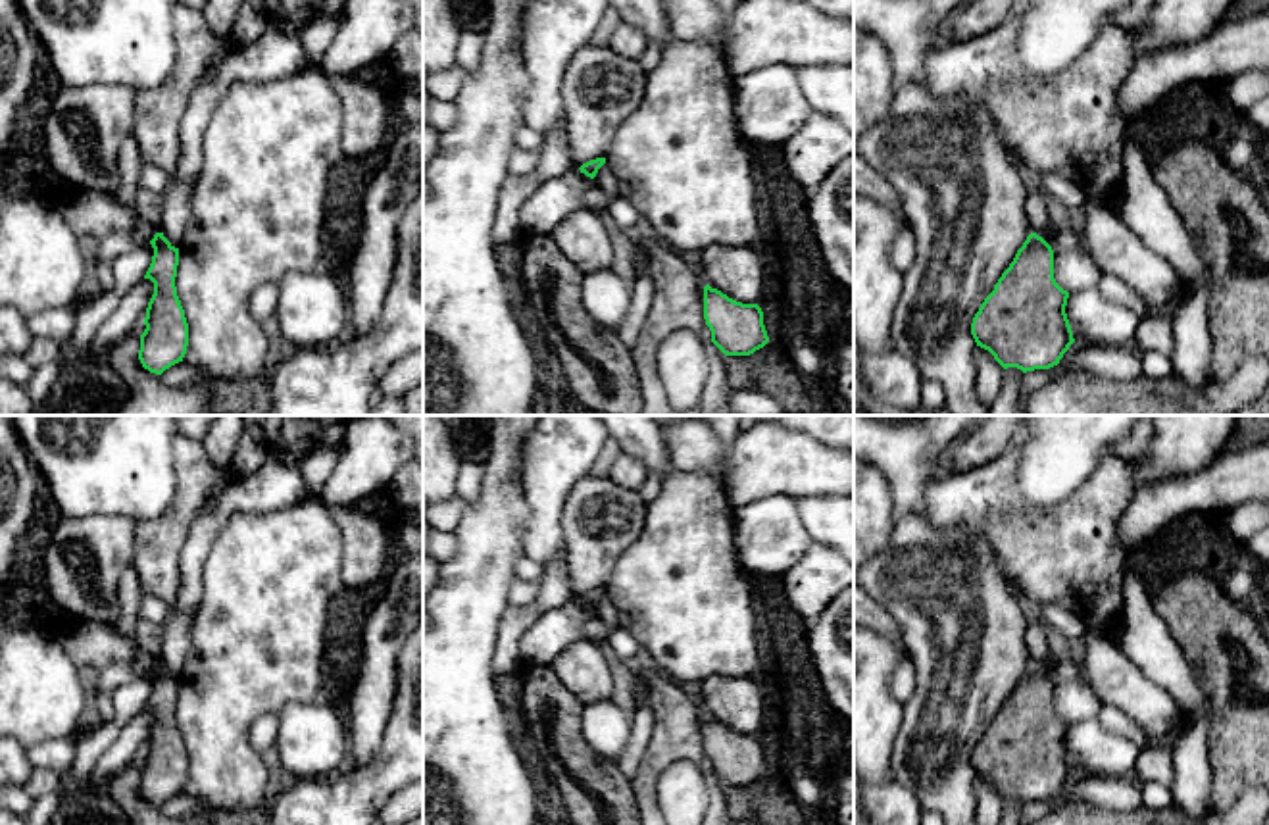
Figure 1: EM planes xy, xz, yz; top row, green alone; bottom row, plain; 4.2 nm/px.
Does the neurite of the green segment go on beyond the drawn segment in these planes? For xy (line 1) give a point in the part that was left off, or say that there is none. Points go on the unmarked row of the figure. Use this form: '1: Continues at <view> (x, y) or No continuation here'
1: No continuation here

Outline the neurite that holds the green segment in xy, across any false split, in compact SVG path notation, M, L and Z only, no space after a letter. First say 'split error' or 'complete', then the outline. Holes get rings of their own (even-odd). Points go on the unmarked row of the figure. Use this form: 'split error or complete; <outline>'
complete; M156 663L150 675L154 687L144 710L154 713L154 725L146 738L138 790L150 804L162 806L183 792L188 777L188 754L175 717L179 679L163 663Z

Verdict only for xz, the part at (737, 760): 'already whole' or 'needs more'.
already whole

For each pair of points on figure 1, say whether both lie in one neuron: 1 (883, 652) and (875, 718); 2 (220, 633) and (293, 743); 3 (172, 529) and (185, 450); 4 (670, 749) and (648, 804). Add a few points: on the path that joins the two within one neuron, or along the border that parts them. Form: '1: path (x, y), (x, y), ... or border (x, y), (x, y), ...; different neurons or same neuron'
1: path (875, 668), (875, 702); same neuron
2: border (322, 697), (310, 702), (287, 702), (277, 712); different neurons
3: path (183, 510), (187, 504), (187, 470); same neuron
4: path (656, 762), (648, 772), (648, 791); same neuron

